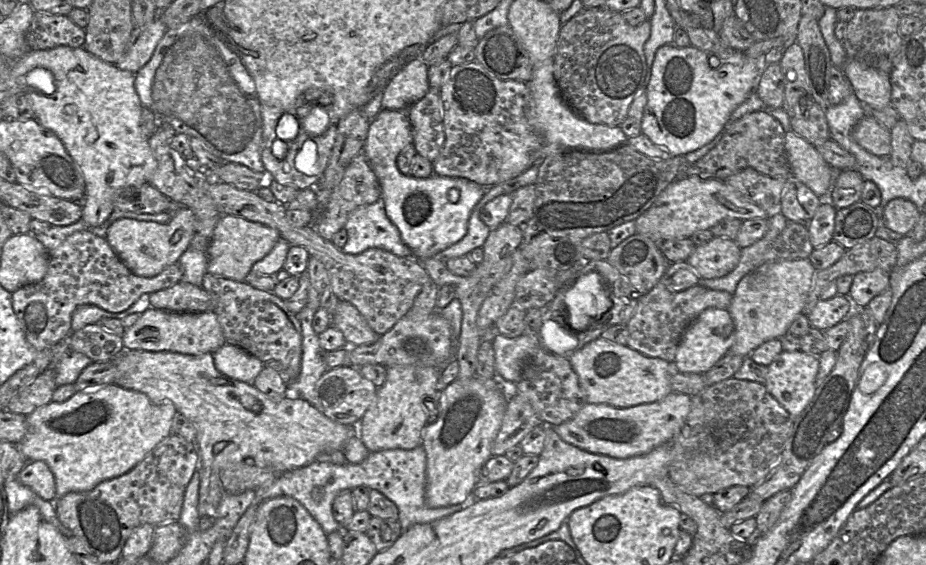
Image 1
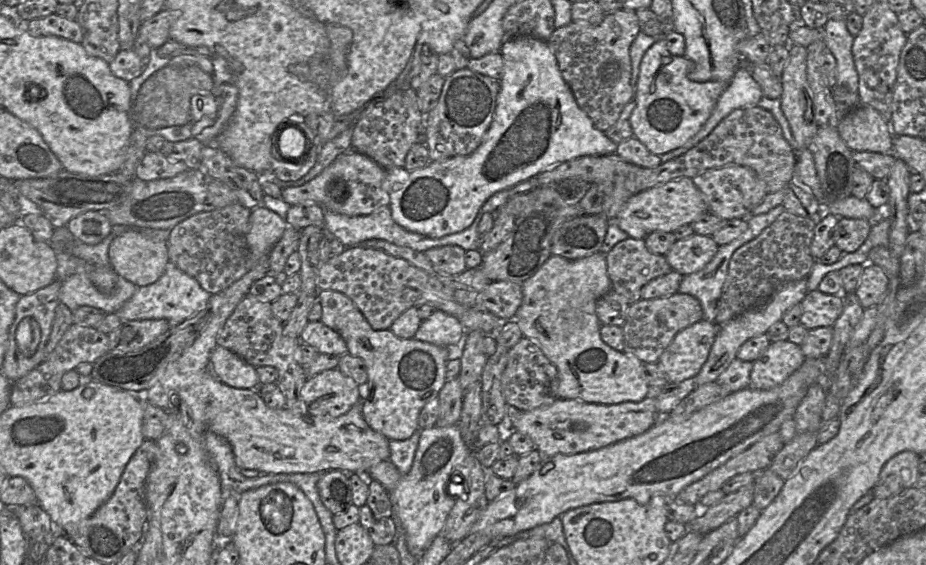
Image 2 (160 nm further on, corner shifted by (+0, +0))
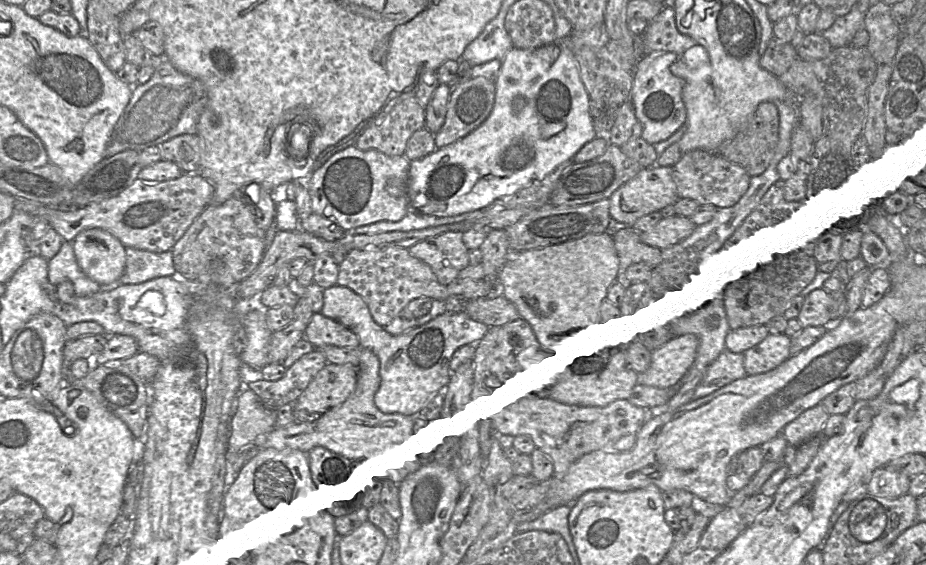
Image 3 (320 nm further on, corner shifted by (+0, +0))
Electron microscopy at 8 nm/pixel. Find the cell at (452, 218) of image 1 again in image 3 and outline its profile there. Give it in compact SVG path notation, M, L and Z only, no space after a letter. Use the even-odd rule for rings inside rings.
M563 41L537 49L513 47L502 59L494 83L493 109L479 127L448 146L410 161L410 209L434 217L456 216L481 210L499 198L513 196L538 185L562 166L573 162L578 151L597 137L590 114L590 98L581 80L578 63Z

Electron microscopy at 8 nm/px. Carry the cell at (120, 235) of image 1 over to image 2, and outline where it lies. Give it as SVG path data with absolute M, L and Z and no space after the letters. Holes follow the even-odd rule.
M130 228L112 241L109 261L119 276L137 287L148 286L165 272L170 261L168 244Z

